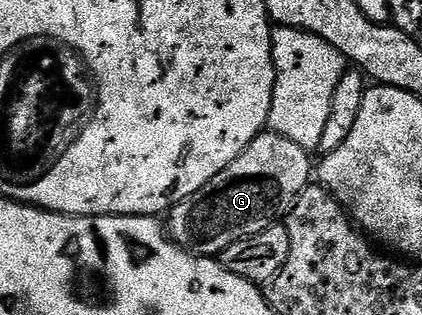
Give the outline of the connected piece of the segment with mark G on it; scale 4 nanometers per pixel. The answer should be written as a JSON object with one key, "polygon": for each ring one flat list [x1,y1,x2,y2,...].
{"polygon":[[265,131,259,133,258,136,254,138,251,143,246,146,244,153,238,155,238,159,234,159,234,163,230,163,230,167,226,167,218,175,214,175,214,179,210,179,210,183,206,183,206,187,202,187,193,197,188,197,182,203,172,206,166,214,166,232,172,241,180,246,180,248,185,249,188,253,195,253,198,257,211,257,215,258,222,252,226,247,230,247,234,243,238,243,242,239,246,239,250,235,258,235,264,229,269,229,277,218,284,219,287,218,288,213,294,206,296,206,296,201,302,195,302,191,307,189,310,182,314,177,314,161,311,161,309,150,298,147,298,143,294,143,290,139,286,139,282,135,273,133,271,131]]}

